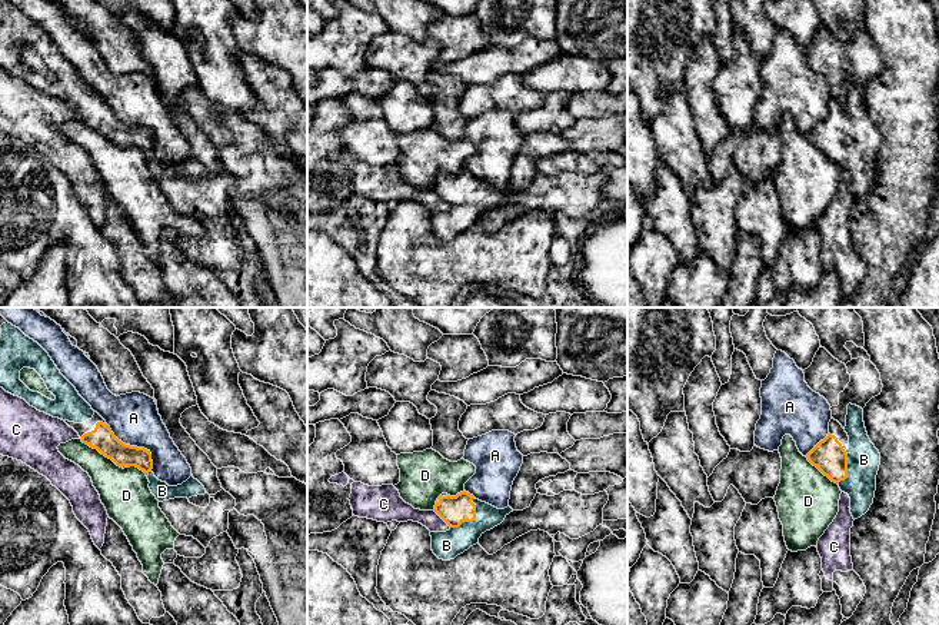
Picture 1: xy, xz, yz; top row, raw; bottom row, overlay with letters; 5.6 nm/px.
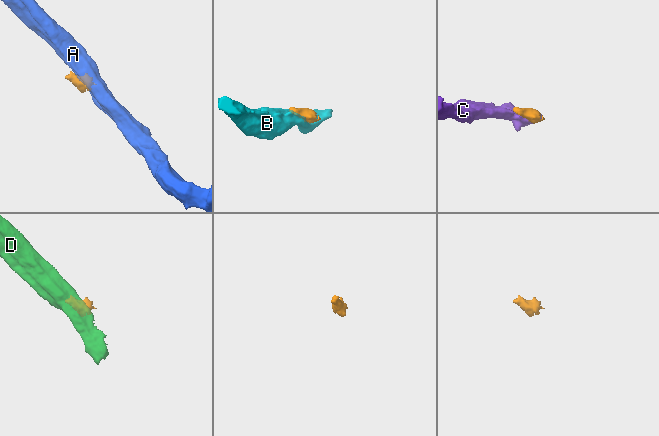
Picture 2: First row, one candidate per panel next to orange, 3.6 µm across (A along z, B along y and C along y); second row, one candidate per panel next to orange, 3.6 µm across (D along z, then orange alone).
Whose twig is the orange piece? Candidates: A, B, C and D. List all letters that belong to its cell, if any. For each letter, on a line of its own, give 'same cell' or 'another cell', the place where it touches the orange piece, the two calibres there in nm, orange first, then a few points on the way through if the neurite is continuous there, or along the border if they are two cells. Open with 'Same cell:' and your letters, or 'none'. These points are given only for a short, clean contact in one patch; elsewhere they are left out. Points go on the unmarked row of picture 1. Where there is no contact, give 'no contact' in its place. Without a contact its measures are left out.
Same cell: B
A: another cell; meets orange in xy at (136, 126); 140 nm thick on the orange side, 280 nm on the other; border along xy (107, 103), (119, 119), (143, 126), (150, 133), (152, 150)
B: same cell; meets orange in xz at (472, 200); 160 nm thick on the orange side, 160 nm on the other
C: another cell; meets orange in xz at (442, 198); 160 nm thick on the orange side, 120 nm on the other; border along xz (433, 189), (450, 206)
D: another cell; meets orange in xy at (100, 132); 140 nm thick on the orange side, 260 nm on the other

